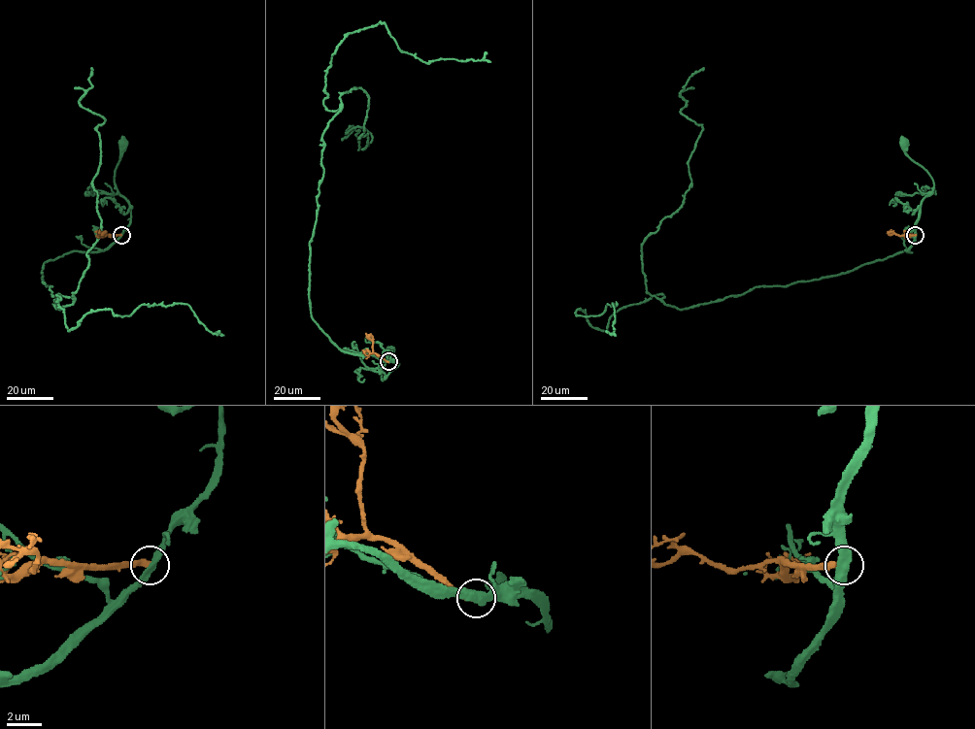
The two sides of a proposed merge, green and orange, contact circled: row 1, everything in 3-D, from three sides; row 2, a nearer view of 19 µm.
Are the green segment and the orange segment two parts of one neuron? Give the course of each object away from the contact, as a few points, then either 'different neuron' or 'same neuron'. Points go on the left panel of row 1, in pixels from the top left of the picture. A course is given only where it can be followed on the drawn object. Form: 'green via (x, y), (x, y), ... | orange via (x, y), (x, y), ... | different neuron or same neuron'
green via (121, 235), (130, 222), (130, 208), (118, 193), (114, 178), (122, 144) | orange via (121, 235), (99, 233) | different neuron

